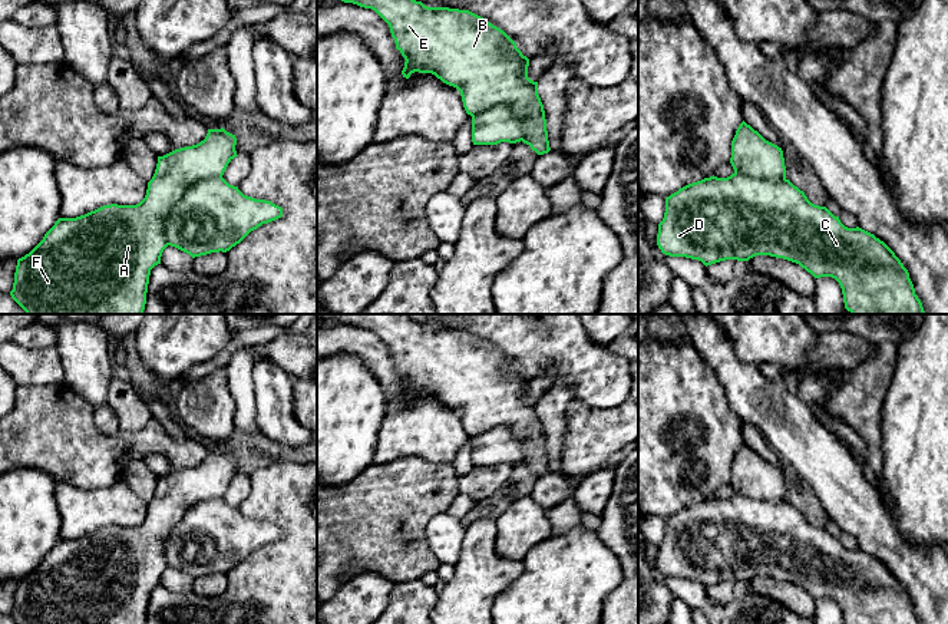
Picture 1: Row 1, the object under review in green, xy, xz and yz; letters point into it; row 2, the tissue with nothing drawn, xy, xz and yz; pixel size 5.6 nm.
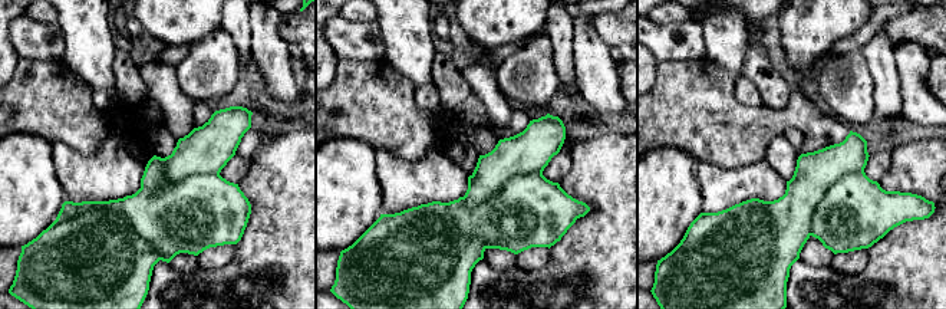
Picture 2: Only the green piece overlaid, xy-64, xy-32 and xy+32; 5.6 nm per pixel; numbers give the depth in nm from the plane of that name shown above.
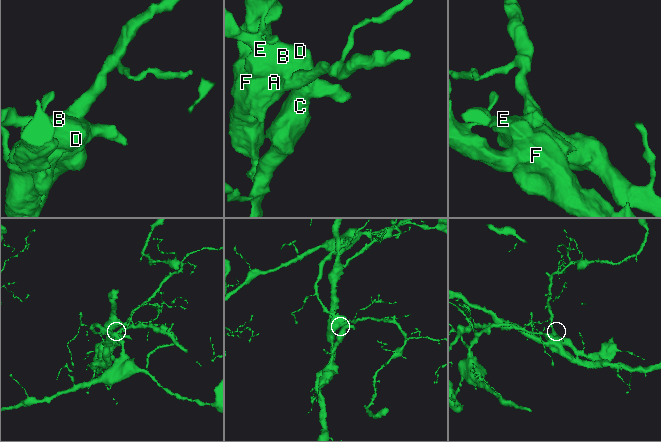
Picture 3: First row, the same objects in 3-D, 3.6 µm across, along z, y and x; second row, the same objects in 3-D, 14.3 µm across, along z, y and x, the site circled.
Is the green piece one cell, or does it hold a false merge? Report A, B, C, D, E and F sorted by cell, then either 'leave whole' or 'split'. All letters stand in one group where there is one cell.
A F / B C D E; split

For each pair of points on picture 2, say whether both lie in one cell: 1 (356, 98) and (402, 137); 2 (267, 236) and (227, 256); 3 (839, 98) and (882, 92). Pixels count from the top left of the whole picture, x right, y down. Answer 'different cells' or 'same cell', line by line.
1: same cell
2: different cells
3: different cells

